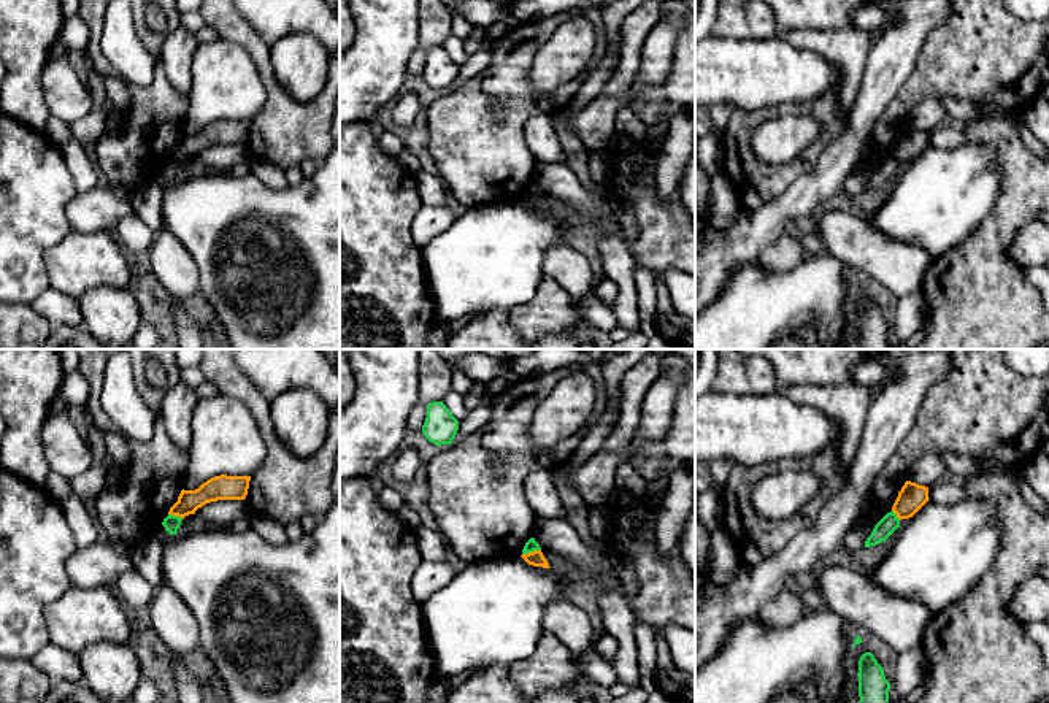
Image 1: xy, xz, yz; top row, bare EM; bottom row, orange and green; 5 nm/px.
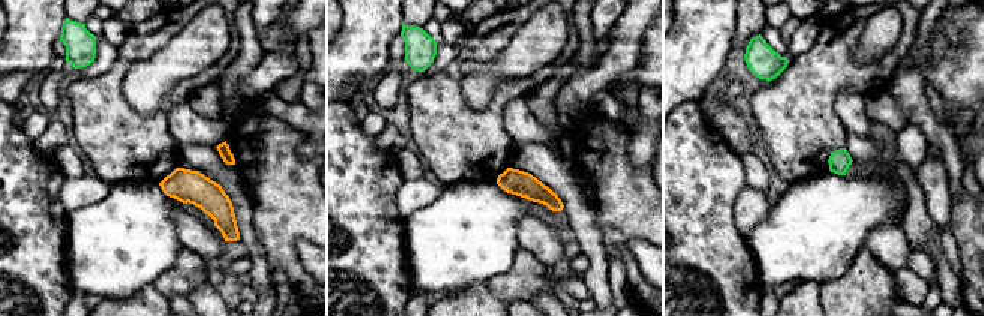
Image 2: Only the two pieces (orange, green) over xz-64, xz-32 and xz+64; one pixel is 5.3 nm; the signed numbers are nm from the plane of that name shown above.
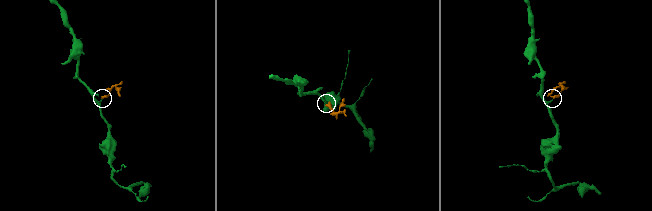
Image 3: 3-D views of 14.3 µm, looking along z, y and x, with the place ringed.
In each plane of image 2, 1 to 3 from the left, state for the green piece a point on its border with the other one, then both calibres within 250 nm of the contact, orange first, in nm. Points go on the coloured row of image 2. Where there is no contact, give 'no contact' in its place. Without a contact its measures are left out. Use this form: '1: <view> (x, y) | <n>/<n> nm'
1: no contact
2: no contact
3: no contact

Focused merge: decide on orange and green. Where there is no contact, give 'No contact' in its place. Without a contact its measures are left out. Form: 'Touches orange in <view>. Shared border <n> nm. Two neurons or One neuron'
Touches orange in xz. Shared border 100 nm. Two neurons

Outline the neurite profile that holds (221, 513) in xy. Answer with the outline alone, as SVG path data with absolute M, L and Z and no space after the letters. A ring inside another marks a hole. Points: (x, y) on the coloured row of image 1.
M246 498L211 501L198 508L195 514L217 528L229 528L233 521L252 516Z

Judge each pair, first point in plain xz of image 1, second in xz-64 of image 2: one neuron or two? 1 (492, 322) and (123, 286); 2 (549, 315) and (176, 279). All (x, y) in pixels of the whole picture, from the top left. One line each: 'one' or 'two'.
1: two
2: one

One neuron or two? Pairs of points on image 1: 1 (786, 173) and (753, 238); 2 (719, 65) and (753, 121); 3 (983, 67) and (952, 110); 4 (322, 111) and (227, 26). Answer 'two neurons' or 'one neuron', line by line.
1: two neurons
2: two neurons
3: two neurons
4: one neuron

